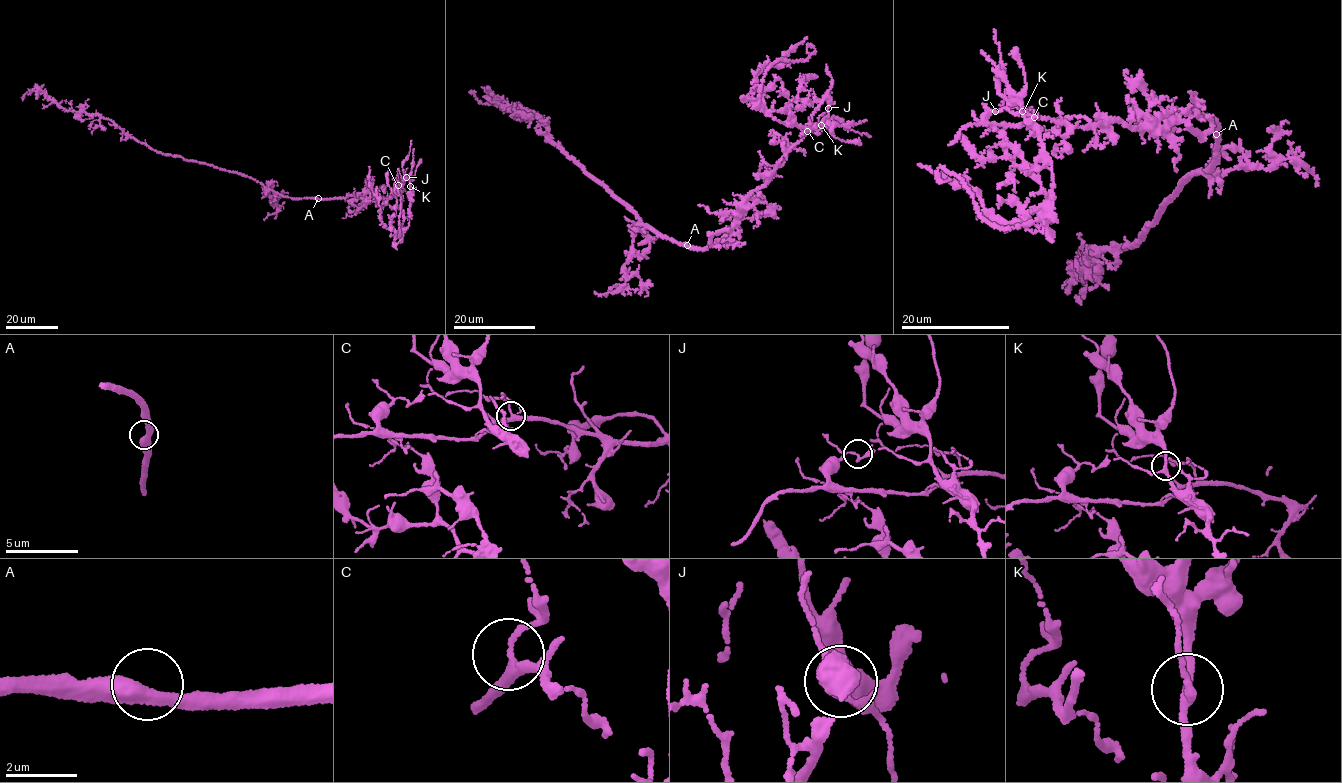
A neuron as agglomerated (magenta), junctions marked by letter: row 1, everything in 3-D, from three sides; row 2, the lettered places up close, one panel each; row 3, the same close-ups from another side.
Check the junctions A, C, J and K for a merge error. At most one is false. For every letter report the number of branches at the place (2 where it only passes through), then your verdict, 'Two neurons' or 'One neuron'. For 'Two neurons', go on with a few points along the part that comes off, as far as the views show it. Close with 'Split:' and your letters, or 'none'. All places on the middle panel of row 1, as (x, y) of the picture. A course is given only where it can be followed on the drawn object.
A: Branches: 2. One neuron
C: Branches: 3. One neuron
J: Branches: 2. Two neurons. Course of the part to remove: (828, 108), (818, 125), (786, 125), (765, 111), (754, 85), (756, 74), (779, 64), (783, 53), (807, 36)
K: Branches: 3. One neuron
Split: J

